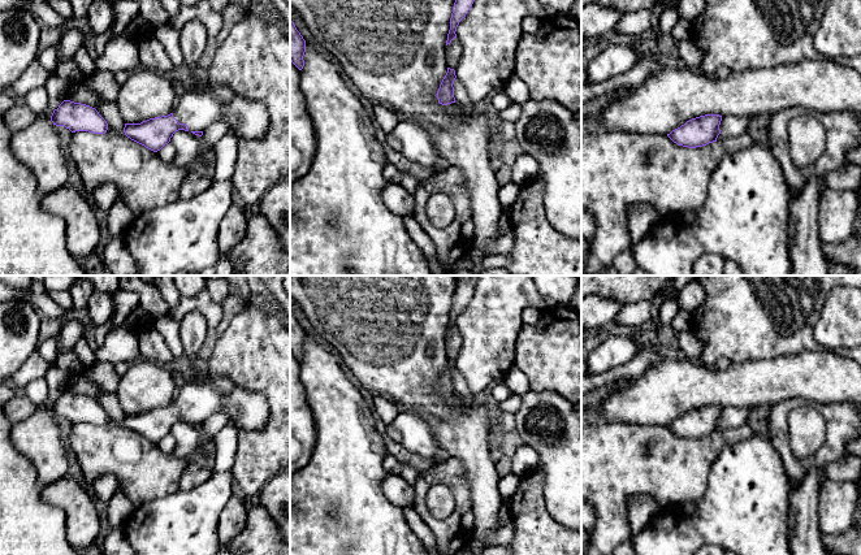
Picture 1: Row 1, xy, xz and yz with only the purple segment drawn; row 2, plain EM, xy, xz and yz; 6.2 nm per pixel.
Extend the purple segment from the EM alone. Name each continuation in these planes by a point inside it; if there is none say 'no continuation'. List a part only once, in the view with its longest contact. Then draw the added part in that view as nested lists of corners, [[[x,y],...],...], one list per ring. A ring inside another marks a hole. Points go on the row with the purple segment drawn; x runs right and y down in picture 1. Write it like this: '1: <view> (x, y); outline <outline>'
1: xy (198, 108); outline [[[196,19],[187,21],[187,22],[186,22],[185,25],[182,25],[182,27],[179,29],[179,44],[181,44],[181,48],[182,48],[182,56],[183,56],[183,62],[185,62],[185,66],[183,66],[183,68],[186,68],[187,71],[189,71],[189,74],[192,77],[192,79],[194,79],[194,86],[192,86],[190,90],[187,90],[187,91],[186,91],[186,92],[176,101],[174,109],[173,109],[173,112],[172,112],[172,113],[173,113],[173,117],[174,117],[179,123],[187,125],[187,126],[189,126],[189,131],[204,131],[204,130],[205,130],[208,126],[211,126],[213,122],[216,122],[216,121],[219,121],[219,120],[224,120],[225,123],[226,123],[226,126],[228,126],[228,133],[233,134],[237,139],[238,139],[238,138],[243,138],[243,139],[259,139],[259,138],[263,138],[263,136],[265,135],[268,127],[269,127],[269,114],[268,114],[268,110],[267,110],[267,108],[265,108],[264,104],[260,104],[260,103],[256,103],[256,101],[247,100],[247,99],[241,97],[241,96],[238,96],[238,95],[235,95],[229,103],[221,103],[217,97],[213,96],[212,92],[208,91],[208,87],[207,87],[207,86],[199,84],[199,83],[196,82],[196,79],[194,78],[194,70],[196,69],[198,61],[199,61],[199,58],[202,57],[202,55],[203,55],[203,52],[204,52],[204,49],[205,49],[207,40],[208,40],[208,32],[207,32],[204,25],[203,25],[202,22],[199,22],[199,21],[196,21]]]

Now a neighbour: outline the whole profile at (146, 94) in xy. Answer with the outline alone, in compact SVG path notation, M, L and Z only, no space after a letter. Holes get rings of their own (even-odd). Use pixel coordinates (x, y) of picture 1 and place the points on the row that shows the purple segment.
M143 68L130 73L120 88L116 104L125 123L168 116L176 105L174 86L165 74Z

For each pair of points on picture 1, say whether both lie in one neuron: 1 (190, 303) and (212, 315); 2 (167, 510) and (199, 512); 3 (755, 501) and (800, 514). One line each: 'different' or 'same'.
1: same
2: same
3: different

